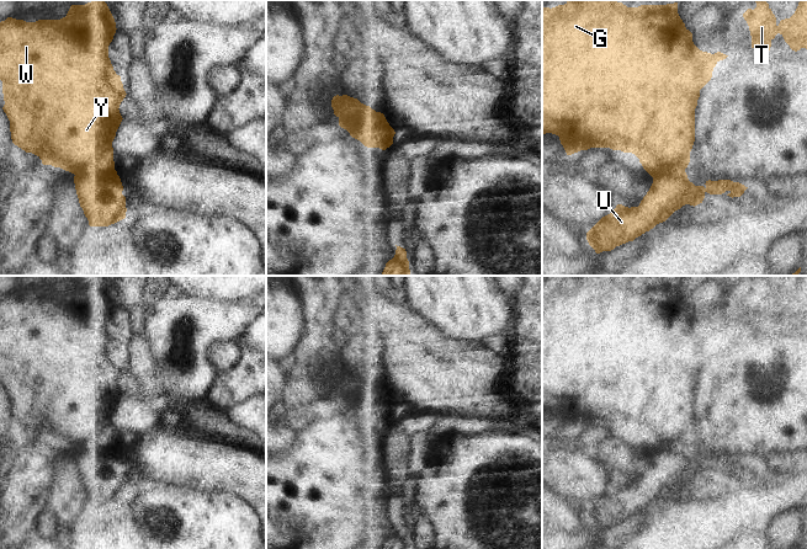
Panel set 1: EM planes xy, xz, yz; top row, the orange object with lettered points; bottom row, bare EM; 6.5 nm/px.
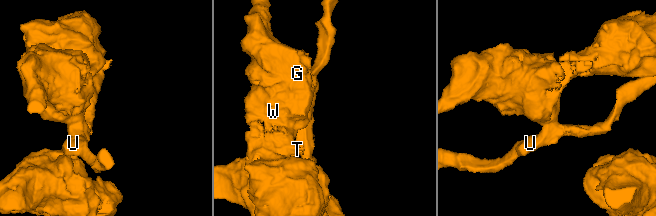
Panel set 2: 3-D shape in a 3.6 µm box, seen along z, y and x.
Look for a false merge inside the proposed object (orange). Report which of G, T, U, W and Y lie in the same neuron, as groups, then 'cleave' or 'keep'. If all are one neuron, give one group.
G T W Y / U; cleave

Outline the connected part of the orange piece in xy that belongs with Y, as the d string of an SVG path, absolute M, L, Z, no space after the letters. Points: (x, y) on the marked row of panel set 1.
M105 0L71 5L60 20L26 22L7 17L0 22L0 80L15 145L37 155L43 165L71 174L85 170L115 170L112 142L122 122L120 105L126 97L121 76L108 58L108 46L116 33L115 18Z

